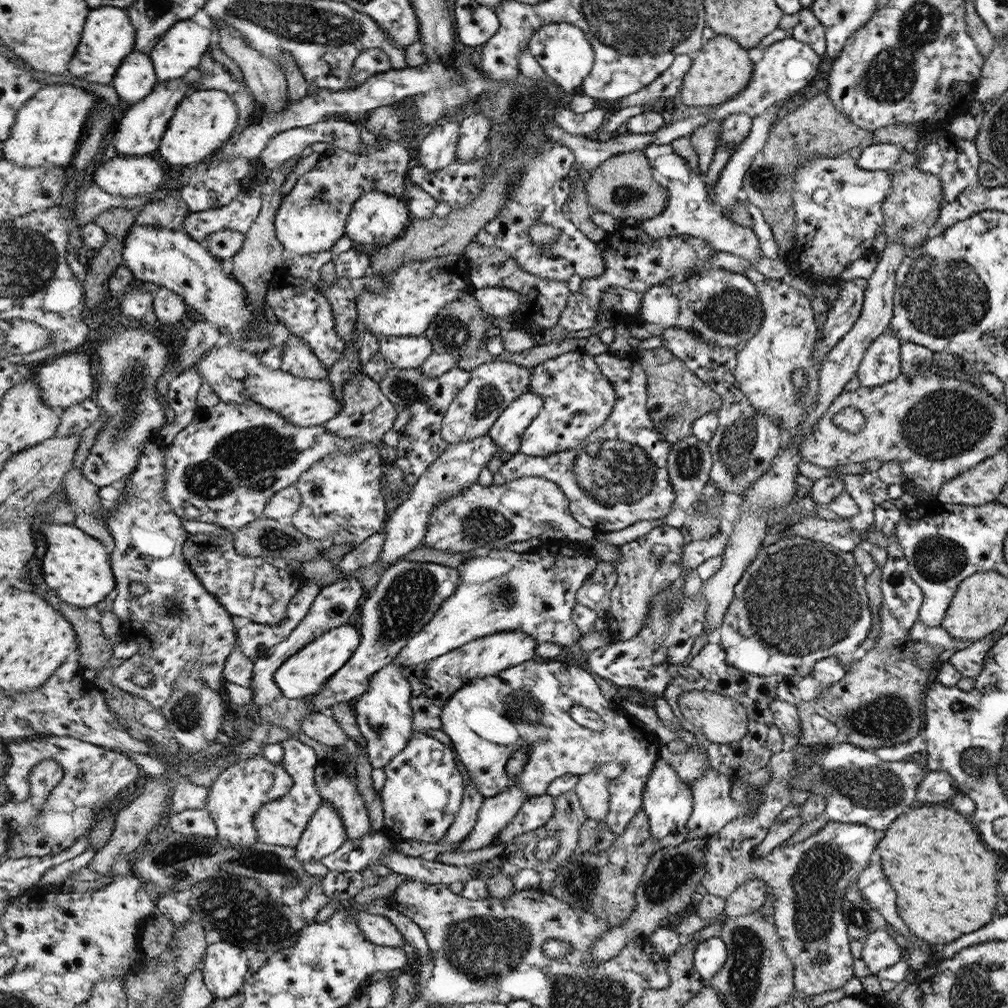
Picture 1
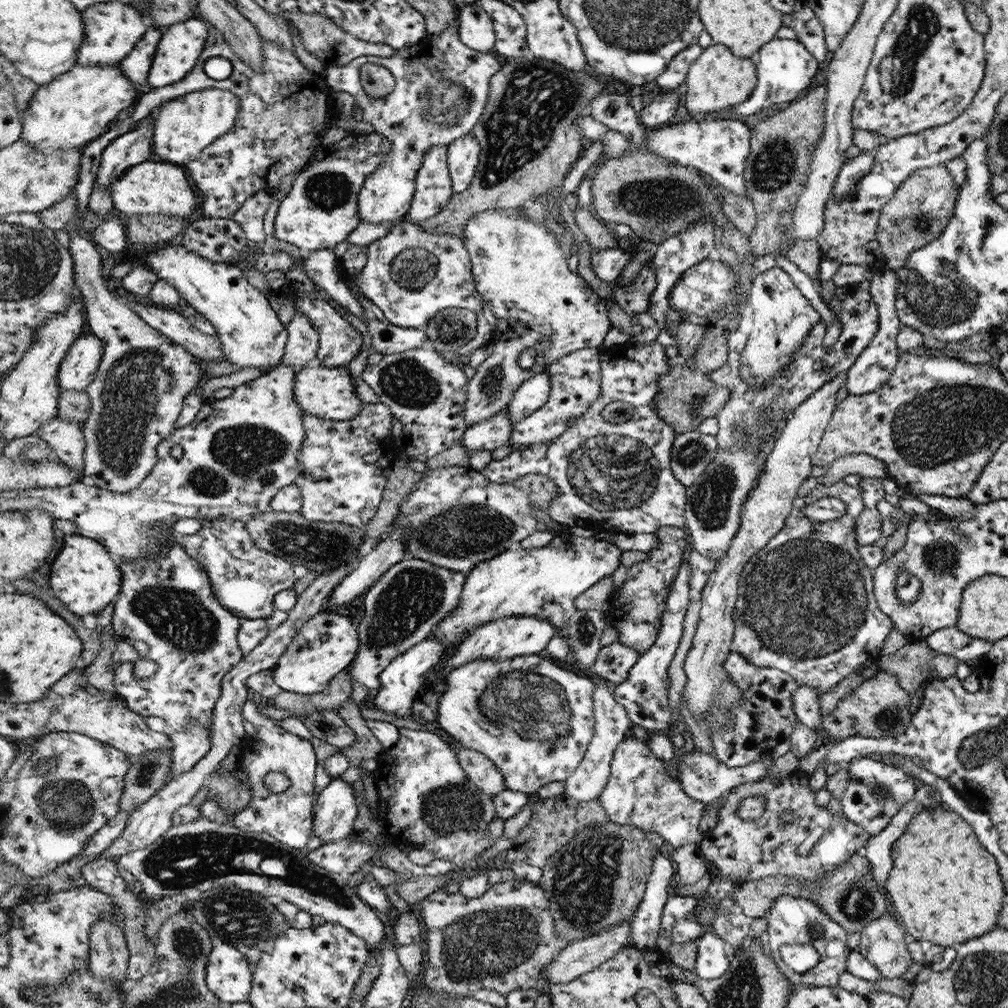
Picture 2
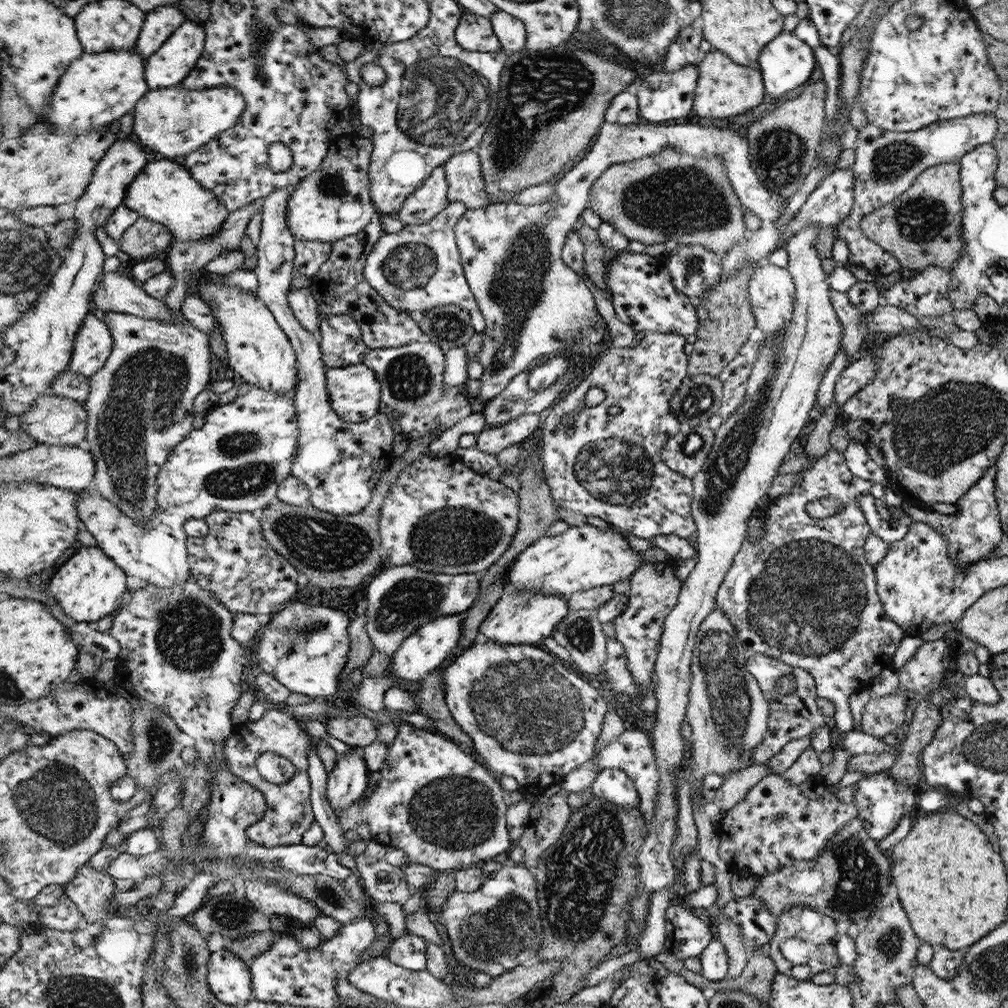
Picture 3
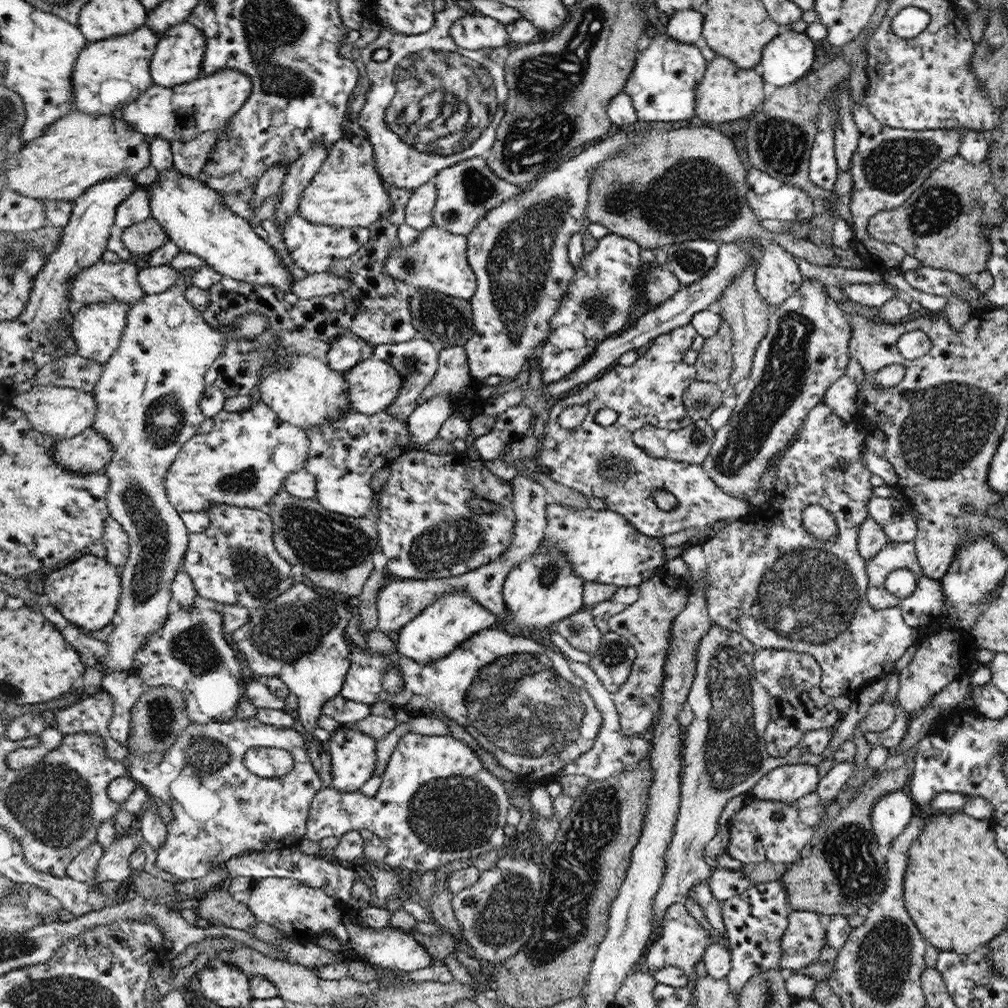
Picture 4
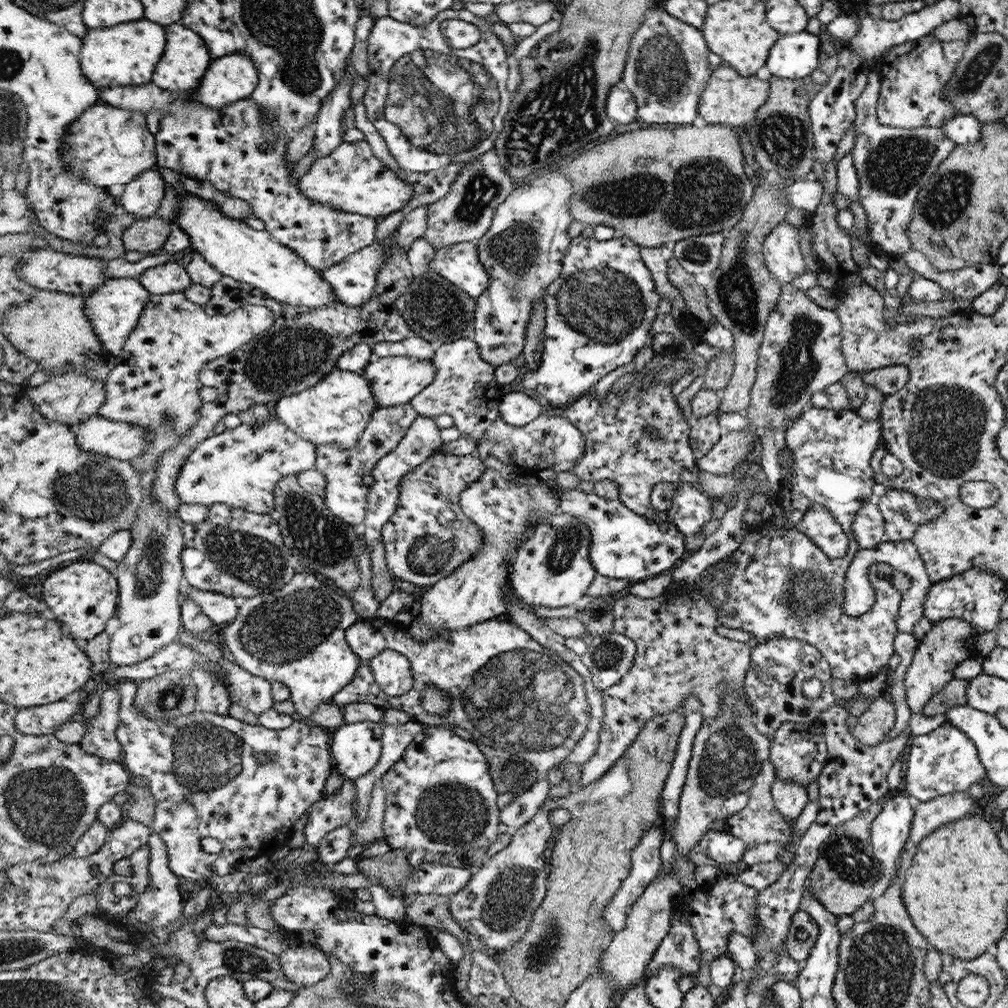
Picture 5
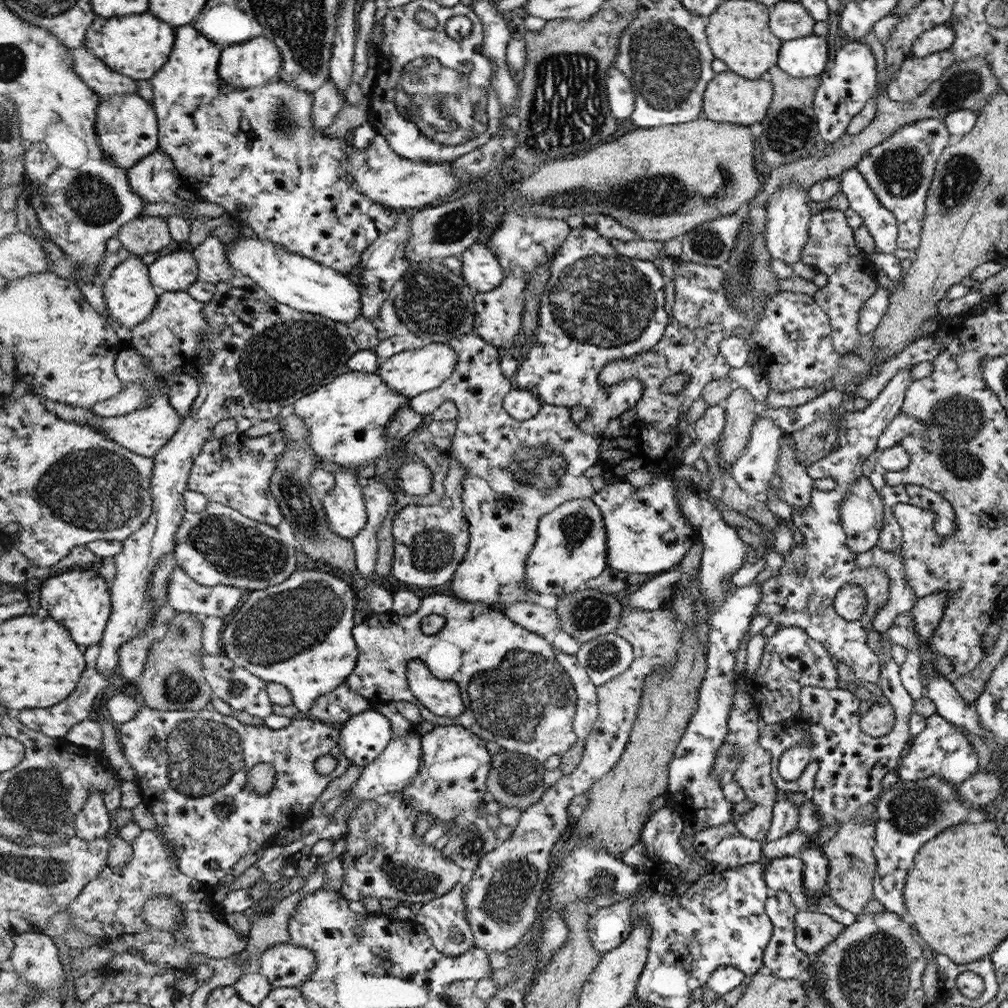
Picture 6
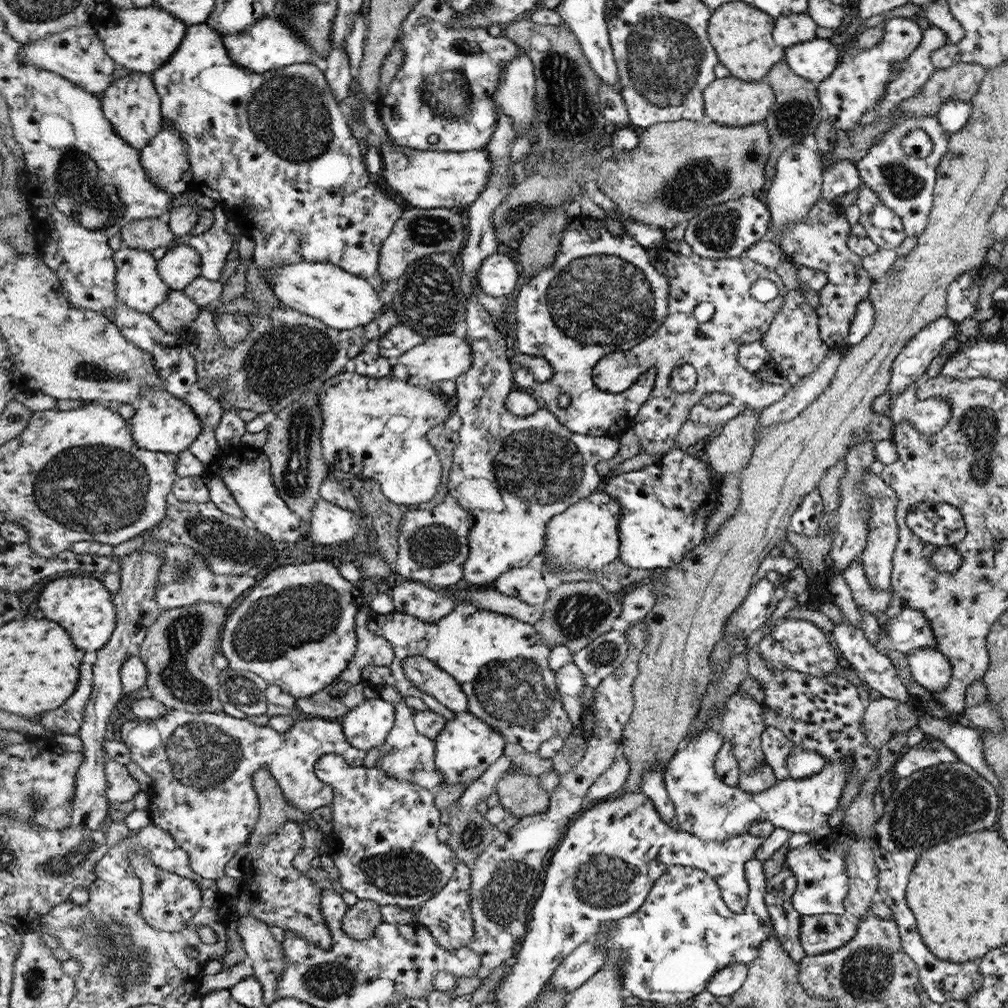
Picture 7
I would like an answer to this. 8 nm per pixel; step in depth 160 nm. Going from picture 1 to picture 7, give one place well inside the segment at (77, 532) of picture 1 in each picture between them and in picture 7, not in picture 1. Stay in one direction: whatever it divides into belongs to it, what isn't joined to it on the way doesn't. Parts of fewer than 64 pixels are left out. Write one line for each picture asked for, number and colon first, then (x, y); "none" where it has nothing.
2: (85, 575)
3: (92, 585)
4: (89, 591)
5: (85, 595)
6: (82, 600)
7: (84, 605)

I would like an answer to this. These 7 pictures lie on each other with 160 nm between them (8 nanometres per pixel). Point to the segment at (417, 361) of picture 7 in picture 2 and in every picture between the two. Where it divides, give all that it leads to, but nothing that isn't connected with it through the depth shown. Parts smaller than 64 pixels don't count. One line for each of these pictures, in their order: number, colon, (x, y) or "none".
2: (327, 392)
3: (355, 391)
4: (374, 384)
5: (395, 380)
6: (412, 372)

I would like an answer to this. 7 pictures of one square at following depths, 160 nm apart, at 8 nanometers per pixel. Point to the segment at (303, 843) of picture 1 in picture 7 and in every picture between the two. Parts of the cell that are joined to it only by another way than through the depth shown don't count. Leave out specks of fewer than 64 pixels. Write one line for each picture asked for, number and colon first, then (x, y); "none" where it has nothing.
2: (335, 811)
3: (346, 783)
4: (353, 756)
5: (356, 747)
6: (364, 736)
7: (367, 726)

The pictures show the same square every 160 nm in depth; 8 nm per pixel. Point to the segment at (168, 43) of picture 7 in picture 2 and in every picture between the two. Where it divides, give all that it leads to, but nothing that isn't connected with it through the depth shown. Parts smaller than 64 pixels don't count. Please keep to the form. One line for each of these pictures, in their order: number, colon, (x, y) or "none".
2: (78, 108)
3: (100, 88)
4: (111, 74)
5: (129, 54)
6: (138, 46)

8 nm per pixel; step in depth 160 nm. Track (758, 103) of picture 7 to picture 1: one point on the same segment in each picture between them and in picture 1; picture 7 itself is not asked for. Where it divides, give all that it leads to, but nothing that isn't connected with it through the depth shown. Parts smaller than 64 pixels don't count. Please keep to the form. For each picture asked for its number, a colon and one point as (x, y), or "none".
1: (723, 69)
2: (719, 79)
3: (725, 88)
4: (726, 93)
5: (728, 98)
6: (729, 98)

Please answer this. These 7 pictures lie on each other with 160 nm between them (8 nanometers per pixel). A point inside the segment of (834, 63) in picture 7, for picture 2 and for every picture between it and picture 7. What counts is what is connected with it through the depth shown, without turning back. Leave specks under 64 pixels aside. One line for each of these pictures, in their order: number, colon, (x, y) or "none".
2: (786, 67)
3: (787, 62)
4: (787, 59)
5: (795, 56)
6: (806, 57)

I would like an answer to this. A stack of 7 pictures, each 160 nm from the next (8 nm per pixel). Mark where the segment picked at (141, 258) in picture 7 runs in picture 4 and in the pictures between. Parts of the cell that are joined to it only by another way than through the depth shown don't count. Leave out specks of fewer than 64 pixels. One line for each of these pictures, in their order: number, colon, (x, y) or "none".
4: (99, 328)
5: (116, 310)
6: (131, 295)

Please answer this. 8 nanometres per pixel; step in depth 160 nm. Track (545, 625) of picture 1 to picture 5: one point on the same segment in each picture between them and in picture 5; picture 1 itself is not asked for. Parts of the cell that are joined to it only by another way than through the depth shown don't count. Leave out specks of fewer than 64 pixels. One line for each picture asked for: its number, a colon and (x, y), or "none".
2: (546, 581)
3: (582, 558)
4: (603, 546)
5: (626, 545)

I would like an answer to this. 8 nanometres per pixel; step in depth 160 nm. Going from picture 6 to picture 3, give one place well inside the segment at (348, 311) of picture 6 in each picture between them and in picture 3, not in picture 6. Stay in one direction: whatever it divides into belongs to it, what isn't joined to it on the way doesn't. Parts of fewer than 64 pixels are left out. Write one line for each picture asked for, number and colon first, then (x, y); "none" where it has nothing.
3: (166, 191)
4: (197, 217)
5: (239, 251)

